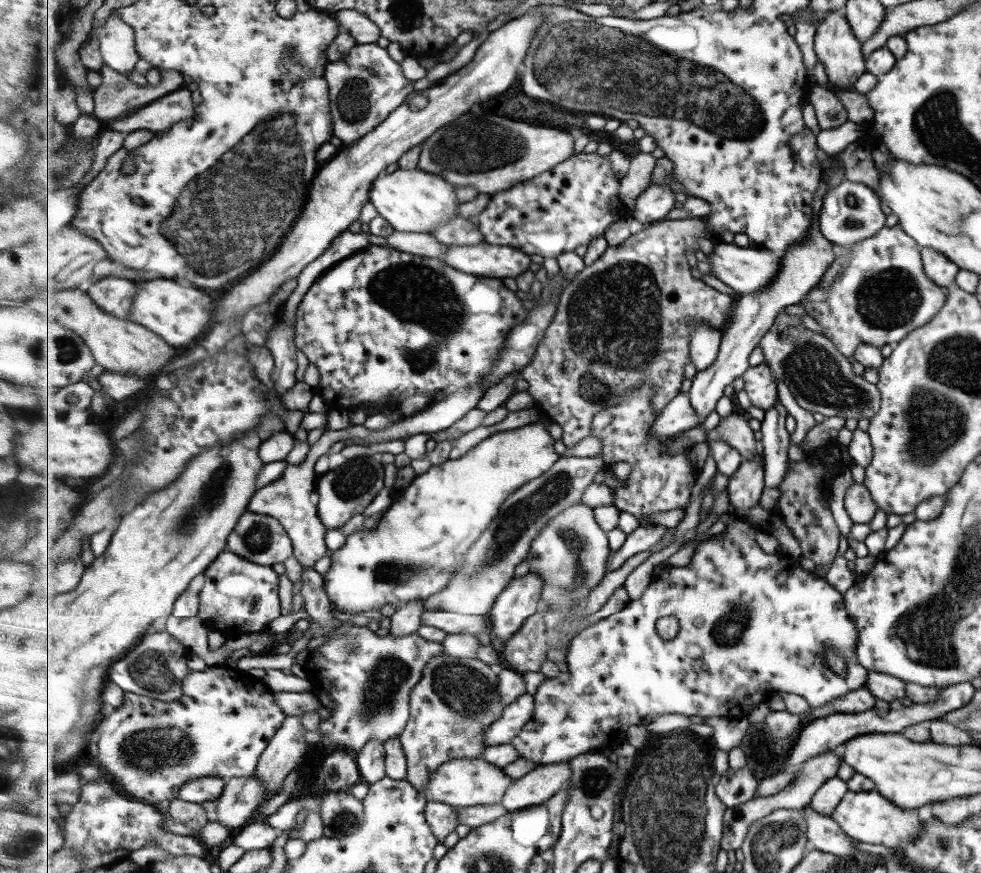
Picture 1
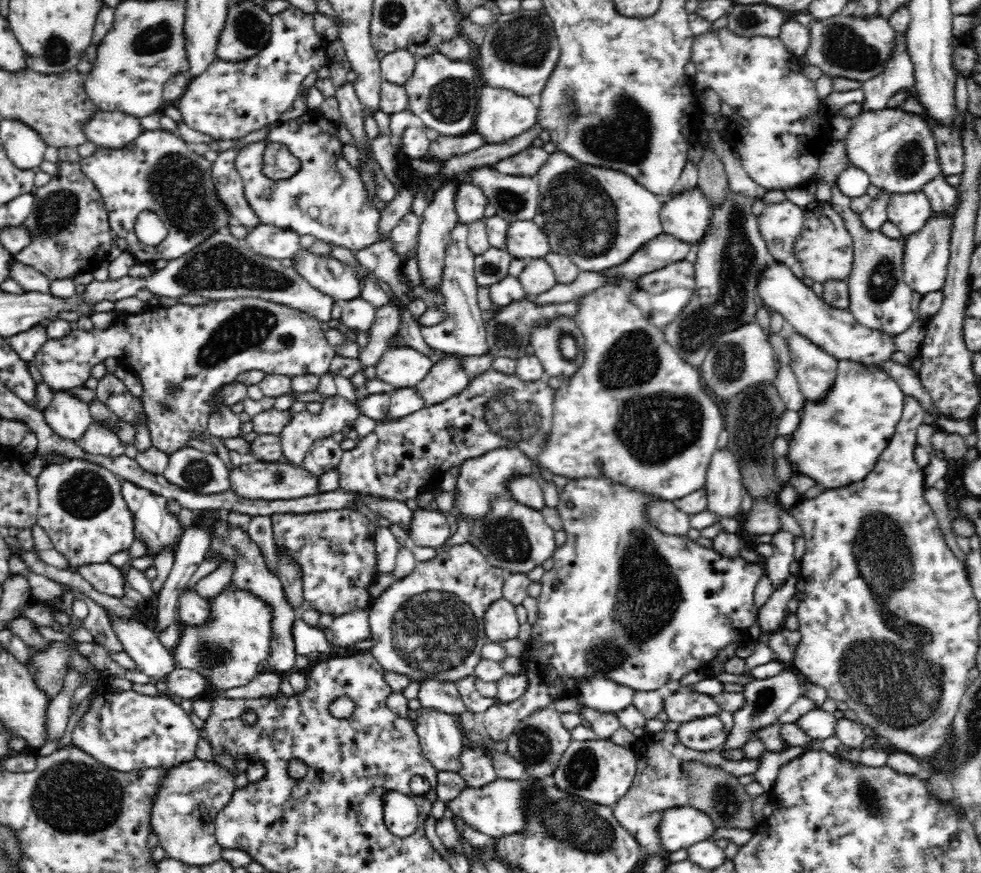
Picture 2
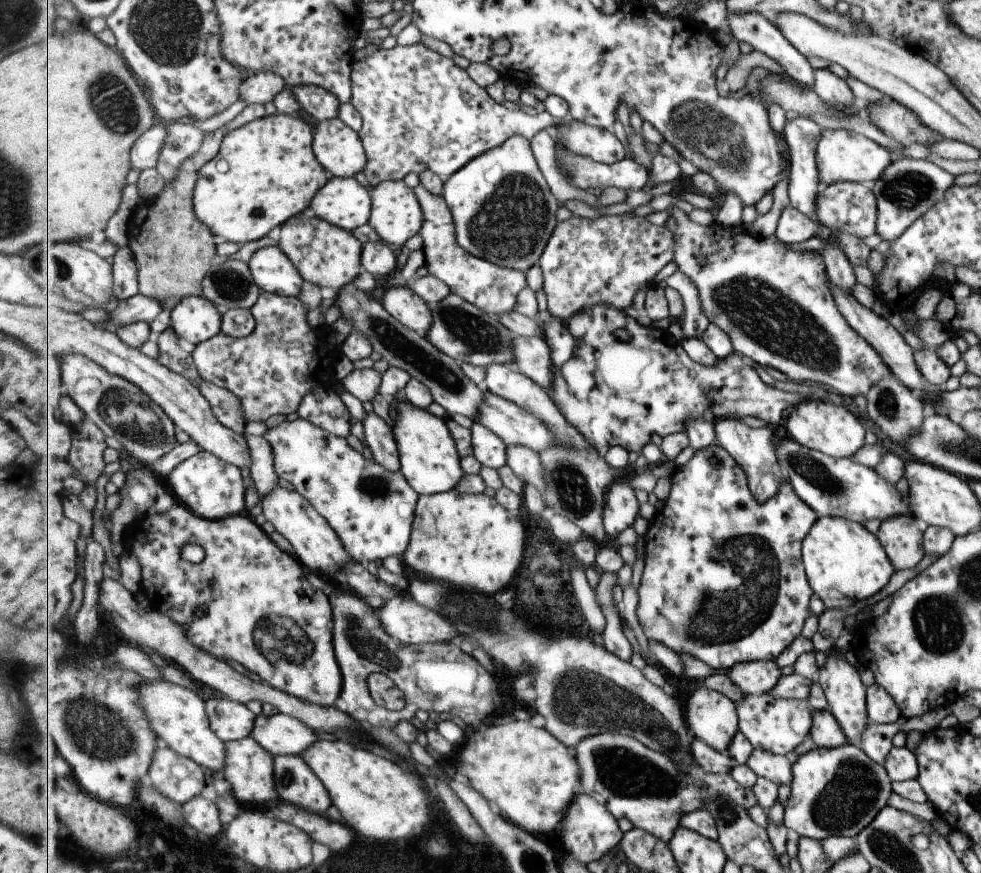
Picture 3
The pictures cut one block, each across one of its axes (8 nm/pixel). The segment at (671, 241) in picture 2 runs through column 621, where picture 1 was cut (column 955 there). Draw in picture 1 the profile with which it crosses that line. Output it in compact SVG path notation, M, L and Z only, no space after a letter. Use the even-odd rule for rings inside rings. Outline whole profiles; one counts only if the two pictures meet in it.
M920 247L919 254L925 276L933 284L948 289L953 284L955 274L960 269L957 268L957 264L953 264L941 252L935 252L931 248Z

